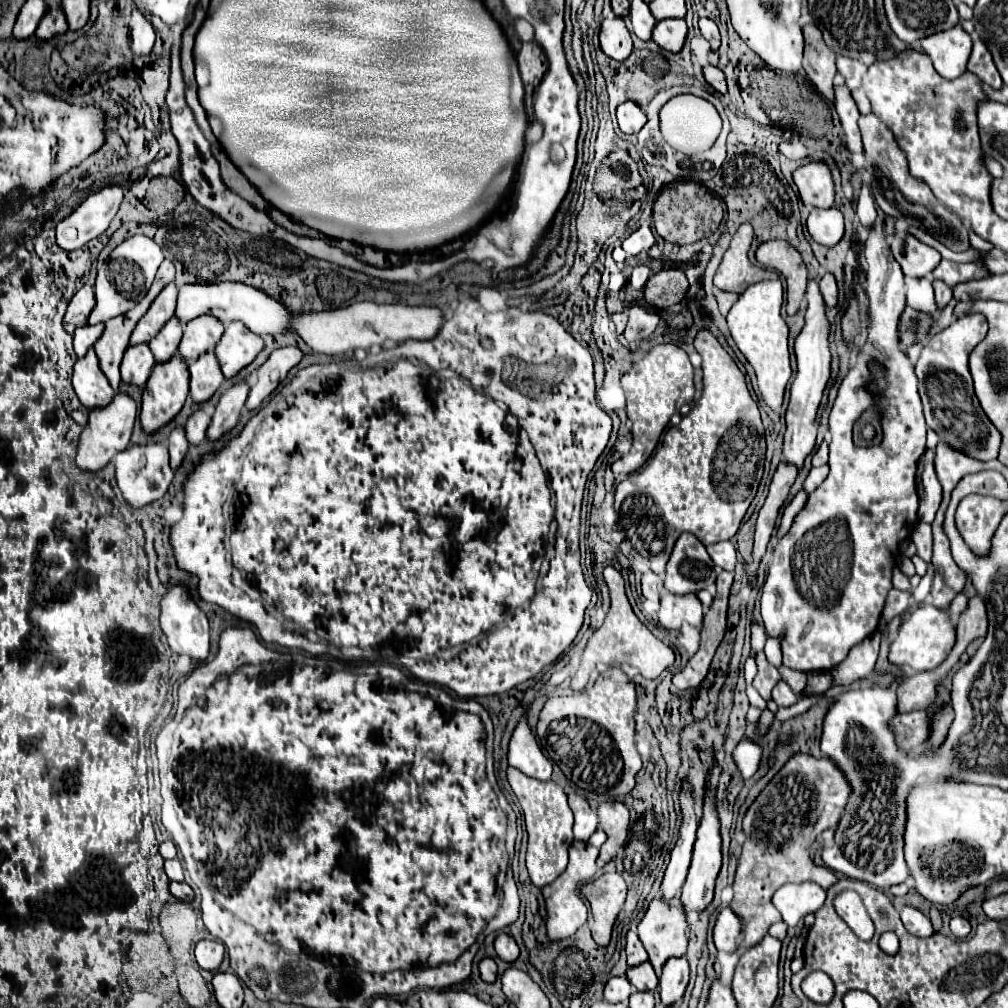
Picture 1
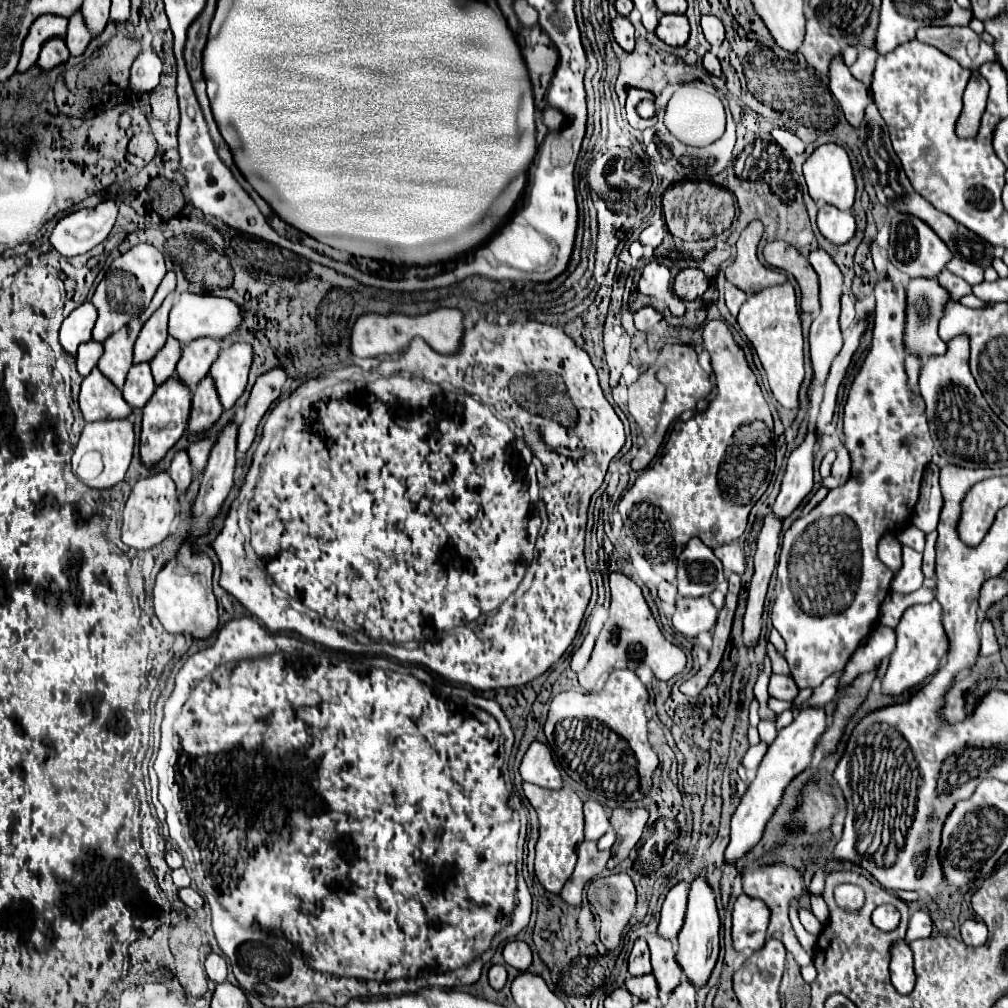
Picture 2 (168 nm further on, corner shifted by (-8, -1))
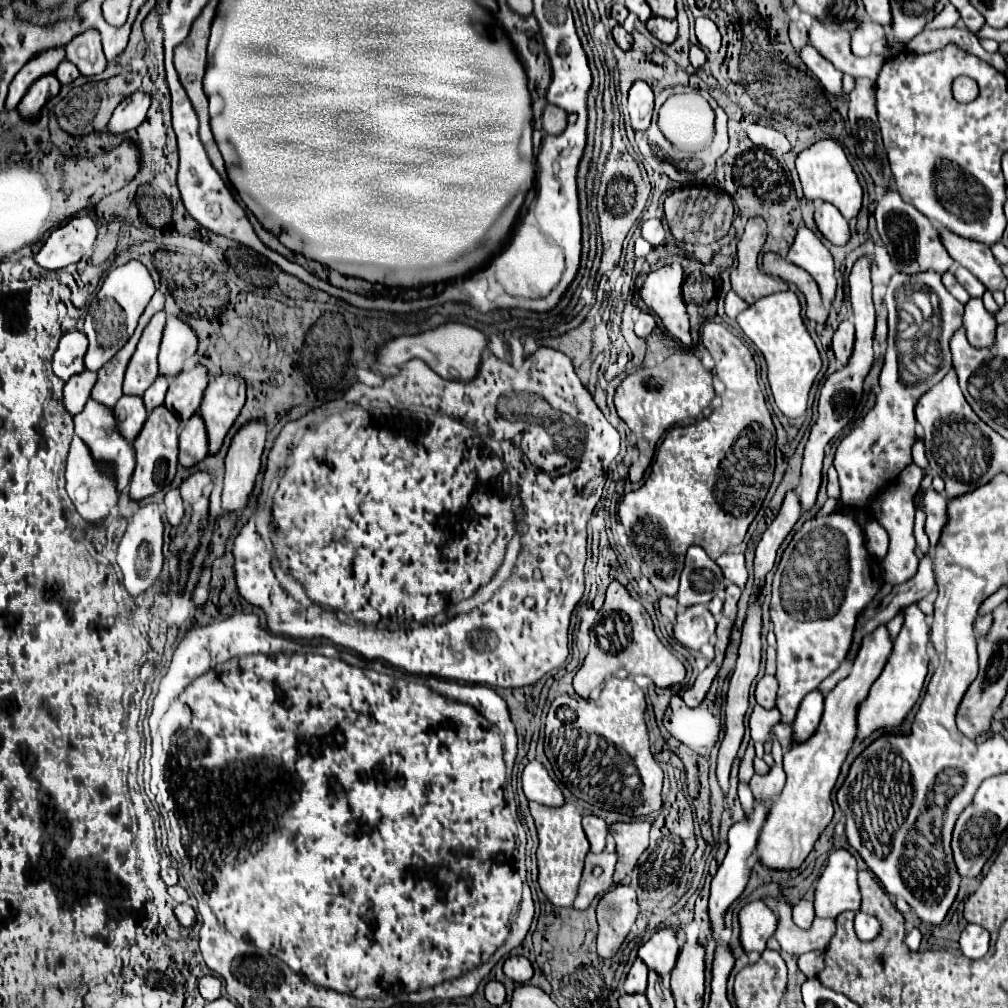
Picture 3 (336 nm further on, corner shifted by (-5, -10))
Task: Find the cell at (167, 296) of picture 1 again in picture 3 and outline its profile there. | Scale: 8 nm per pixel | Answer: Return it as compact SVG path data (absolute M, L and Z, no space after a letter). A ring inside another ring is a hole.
M158 312L146 326L124 376L124 394L142 396L158 376L158 350L162 342L166 312Z

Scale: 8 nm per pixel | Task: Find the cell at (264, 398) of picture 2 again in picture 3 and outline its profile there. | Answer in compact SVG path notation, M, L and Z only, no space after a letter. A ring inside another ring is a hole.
M250 422L234 436L228 456L226 456L226 476L224 476L224 490L222 490L222 510L224 512L230 514L230 512L240 512L246 508L254 482L256 482L256 476L260 472L264 442L266 442L266 424L264 422Z

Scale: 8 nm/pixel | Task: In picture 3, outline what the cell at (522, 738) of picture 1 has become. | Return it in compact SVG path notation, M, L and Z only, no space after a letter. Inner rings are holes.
M532 760L522 774L522 788L528 800L544 804L544 806L562 806L564 804L564 796L560 792L556 782L548 776L546 768L538 762Z

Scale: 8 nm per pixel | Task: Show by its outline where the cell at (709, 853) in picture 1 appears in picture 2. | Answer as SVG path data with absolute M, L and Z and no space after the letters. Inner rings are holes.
M697 875L691 883L689 889L689 899L687 899L687 915L685 915L685 923L683 929L679 933L679 965L683 969L683 973L687 975L687 979L695 985L701 987L717 961L719 955L719 913L717 913L717 905L715 905L715 893L711 889L711 885L707 883L705 875Z

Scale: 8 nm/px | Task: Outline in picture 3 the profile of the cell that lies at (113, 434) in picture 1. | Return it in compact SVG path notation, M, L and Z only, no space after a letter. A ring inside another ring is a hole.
M74 436L72 444L70 444L70 452L68 452L68 466L66 466L66 492L72 500L72 504L76 506L76 512L88 522L88 524L102 524L110 510L118 504L118 492L116 492L116 482L112 478L112 474L104 468L98 466L92 456L88 454L88 446Z

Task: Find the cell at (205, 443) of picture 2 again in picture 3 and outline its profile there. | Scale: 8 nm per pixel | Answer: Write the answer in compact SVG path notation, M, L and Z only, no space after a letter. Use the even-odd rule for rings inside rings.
M198 472L198 474L192 474L182 486L180 486L180 496L186 504L194 504L202 494L204 494L204 488L212 482L212 478L206 474L206 472Z

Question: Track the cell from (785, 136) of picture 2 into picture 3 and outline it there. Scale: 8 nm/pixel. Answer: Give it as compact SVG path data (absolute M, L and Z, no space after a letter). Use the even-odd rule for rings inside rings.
M750 124L750 126L746 128L746 134L748 134L748 138L752 140L752 144L756 144L756 146L766 146L766 148L768 148L768 146L770 146L770 148L778 146L778 148L784 148L782 152L788 152L788 150L790 150L790 144L788 144L786 136L784 136L780 130L772 128L772 126Z

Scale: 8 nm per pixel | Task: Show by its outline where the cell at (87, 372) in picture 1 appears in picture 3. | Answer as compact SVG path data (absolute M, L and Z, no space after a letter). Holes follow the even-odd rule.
M88 400L88 406L84 406L84 410L80 414L76 414L74 418L74 428L76 428L76 434L84 440L84 444L90 448L90 454L94 458L96 464L102 464L102 466L110 466L112 470L112 476L116 480L116 490L118 494L124 492L130 484L130 476L134 472L134 448L124 440L120 438L118 430L116 430L116 418L114 418L114 412L108 410L106 406L100 406L96 404L94 400Z

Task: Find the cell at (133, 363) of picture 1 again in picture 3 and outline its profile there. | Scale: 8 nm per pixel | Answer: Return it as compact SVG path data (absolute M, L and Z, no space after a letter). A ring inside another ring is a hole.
M122 396L120 402L114 406L114 418L118 422L120 436L128 442L134 442L134 438L140 434L148 412L144 410L142 398L136 396Z

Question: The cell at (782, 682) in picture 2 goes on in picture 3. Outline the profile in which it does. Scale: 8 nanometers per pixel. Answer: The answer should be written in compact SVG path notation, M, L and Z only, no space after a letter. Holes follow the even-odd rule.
M766 674L756 686L756 702L762 708L770 710L770 708L774 708L774 696L776 696L776 678Z

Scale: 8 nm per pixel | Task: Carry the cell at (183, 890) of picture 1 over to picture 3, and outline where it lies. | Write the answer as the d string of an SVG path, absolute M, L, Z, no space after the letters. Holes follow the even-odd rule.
M178 904L176 910L174 910L174 914L176 914L178 922L180 922L184 928L190 928L190 926L196 924L196 912L194 912L194 908L192 908L190 904Z

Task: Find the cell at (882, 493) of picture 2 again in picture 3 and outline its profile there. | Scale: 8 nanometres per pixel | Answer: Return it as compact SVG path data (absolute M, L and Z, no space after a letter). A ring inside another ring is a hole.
M834 512L828 516L818 516L814 520L808 520L794 534L774 574L770 602L770 618L778 640L778 670L776 670L778 692L774 708L780 712L780 724L792 724L802 698L808 692L816 690L820 682L826 676L830 676L846 658L856 618L866 608L866 604L876 596L880 586L882 586L880 564L868 554L860 524L850 514Z

